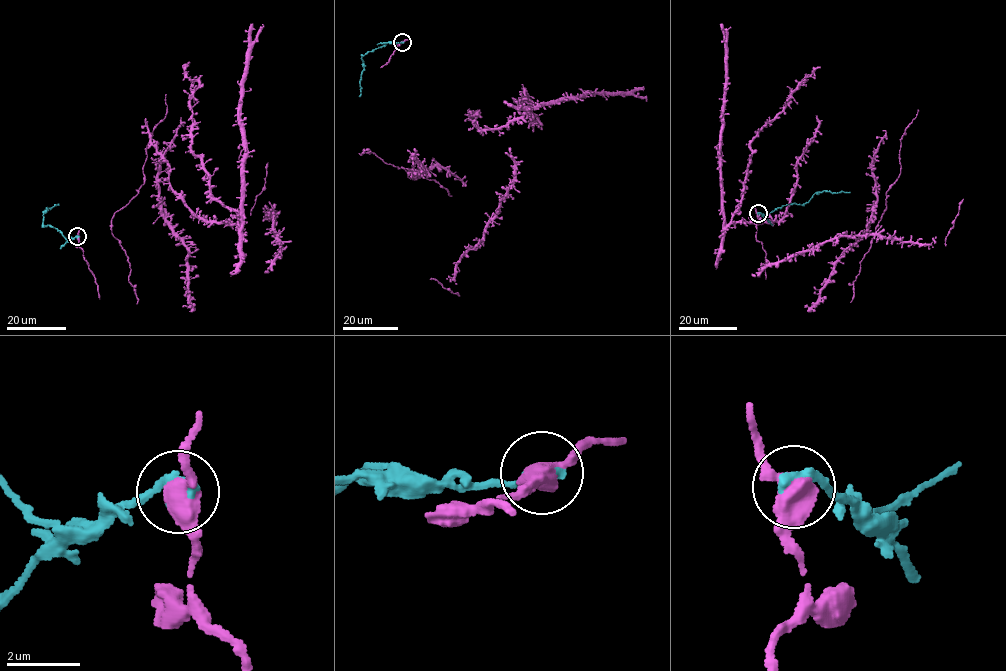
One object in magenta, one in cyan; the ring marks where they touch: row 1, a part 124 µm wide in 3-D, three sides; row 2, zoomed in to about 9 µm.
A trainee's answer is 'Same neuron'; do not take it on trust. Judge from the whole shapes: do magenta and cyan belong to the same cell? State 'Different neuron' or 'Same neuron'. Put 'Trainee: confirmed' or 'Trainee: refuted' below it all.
Different neuron
Trainee: refuted

